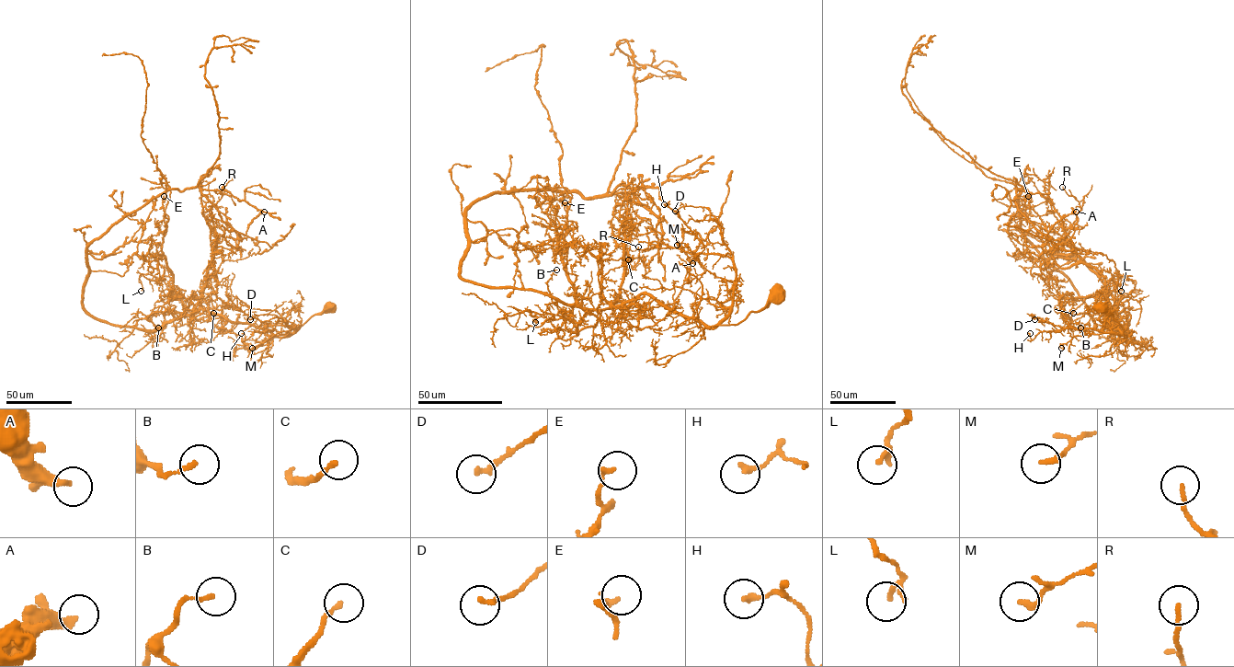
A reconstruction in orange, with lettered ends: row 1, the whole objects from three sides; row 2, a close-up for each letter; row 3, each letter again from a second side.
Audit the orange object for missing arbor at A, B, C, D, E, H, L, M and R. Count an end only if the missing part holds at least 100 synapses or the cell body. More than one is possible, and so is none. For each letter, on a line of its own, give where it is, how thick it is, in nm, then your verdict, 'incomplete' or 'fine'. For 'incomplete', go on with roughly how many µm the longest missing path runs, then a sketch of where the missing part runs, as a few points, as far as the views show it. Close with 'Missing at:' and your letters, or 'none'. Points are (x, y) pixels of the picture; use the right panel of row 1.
A: (1076, 212) | 320 nm | fine
B: (1080, 327) | 160 nm | fine
C: (1073, 313) | 160 nm | fine
D: (1034, 319) | 200 nm | fine
E: (1028, 196) | 160 nm | fine
H: (1030, 333) | 200 nm | fine
L: (1121, 291) | 220 nm | fine
M: (1061, 348) | 200 nm | fine
R: (1062, 187) | 120 nm | fine
Missing at: none

